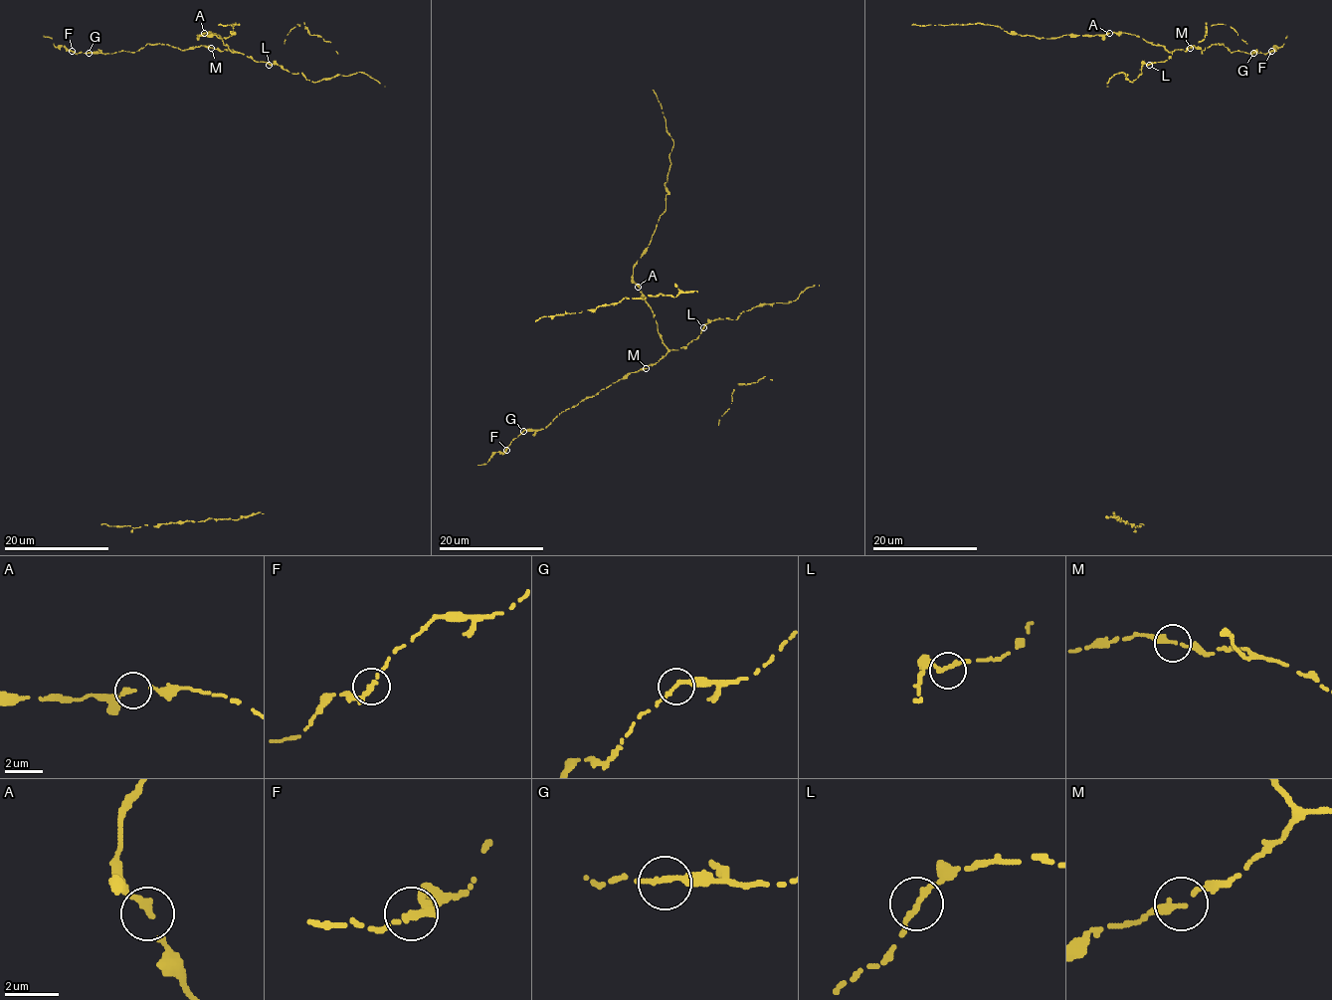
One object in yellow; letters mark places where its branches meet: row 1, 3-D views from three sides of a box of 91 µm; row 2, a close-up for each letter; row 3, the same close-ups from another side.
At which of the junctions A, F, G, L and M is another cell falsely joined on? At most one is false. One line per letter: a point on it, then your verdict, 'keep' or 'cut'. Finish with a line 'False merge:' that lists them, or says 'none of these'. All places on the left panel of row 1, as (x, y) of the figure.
A: at (204, 33); keep
F: at (72, 51); keep
G: at (89, 53); keep
L: at (269, 65); keep
M: at (211, 48); keep
False merge: none of these

